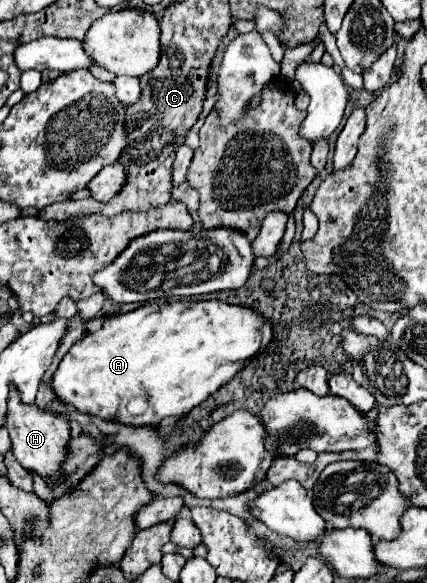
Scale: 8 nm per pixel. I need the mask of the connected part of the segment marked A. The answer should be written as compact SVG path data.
M220 300L162 302L156 312L146 316L144 306L140 306L134 312L106 318L98 332L86 332L86 336L68 350L52 376L54 394L82 414L118 420L126 426L156 426L166 416L184 416L204 402L236 376L250 358L262 352L270 340L272 326L258 312L250 312L250 308L244 306L232 306Z

